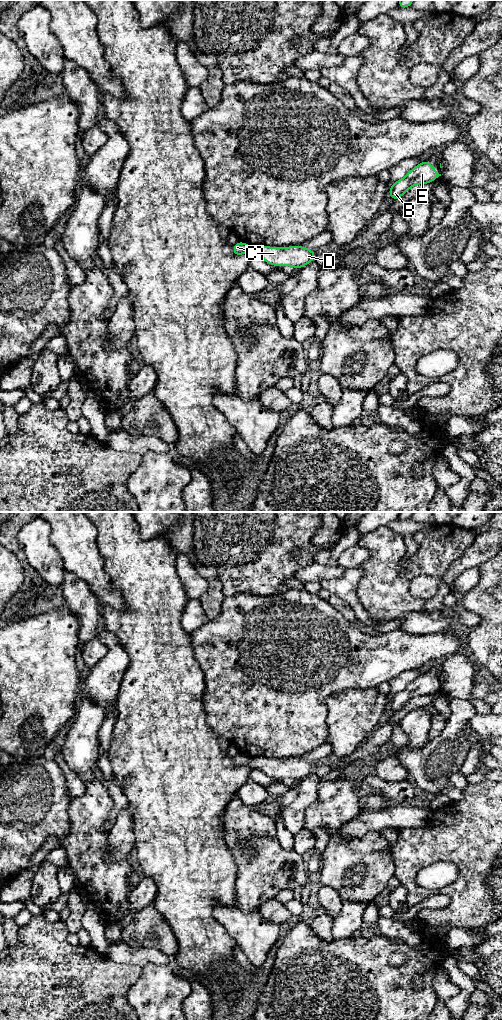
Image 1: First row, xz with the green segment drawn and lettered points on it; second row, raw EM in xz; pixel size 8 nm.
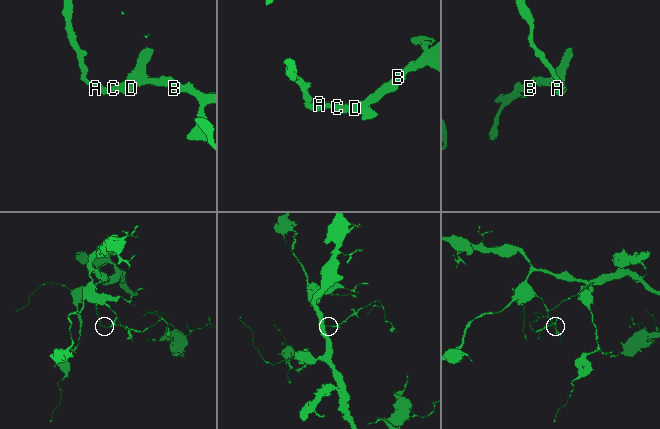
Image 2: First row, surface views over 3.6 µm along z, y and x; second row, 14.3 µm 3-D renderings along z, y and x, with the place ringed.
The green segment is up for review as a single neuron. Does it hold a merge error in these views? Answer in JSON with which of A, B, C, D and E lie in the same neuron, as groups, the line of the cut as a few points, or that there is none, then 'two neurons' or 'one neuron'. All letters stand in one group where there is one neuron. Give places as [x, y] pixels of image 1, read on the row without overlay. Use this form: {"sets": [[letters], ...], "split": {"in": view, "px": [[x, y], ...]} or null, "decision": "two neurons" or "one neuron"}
{"sets": [["A"], ["B", "C", "D", "E"]], "split": {"in": "xz", "px": [[250, 758], [247, 764]]}, "decision": "two neurons"}

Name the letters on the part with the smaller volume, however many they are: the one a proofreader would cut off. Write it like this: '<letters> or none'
B, C, D, E

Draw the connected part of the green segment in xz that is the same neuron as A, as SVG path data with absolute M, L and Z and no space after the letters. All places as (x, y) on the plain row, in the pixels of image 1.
M239 753L238 755L233 757L233 766L235 768L248 765L250 758L244 754Z

